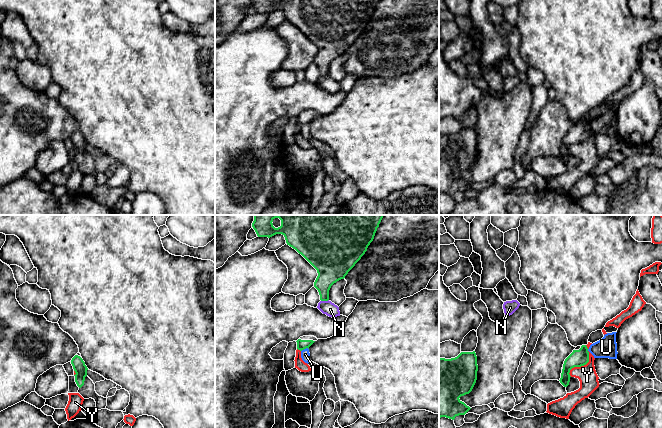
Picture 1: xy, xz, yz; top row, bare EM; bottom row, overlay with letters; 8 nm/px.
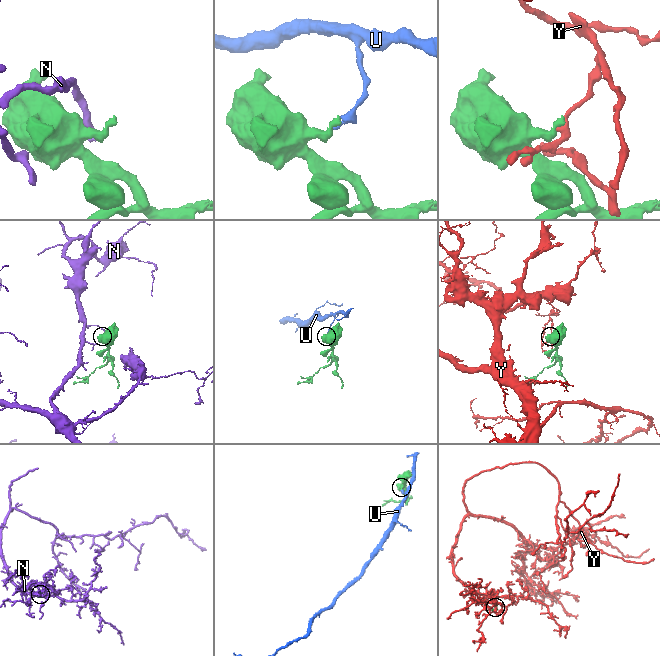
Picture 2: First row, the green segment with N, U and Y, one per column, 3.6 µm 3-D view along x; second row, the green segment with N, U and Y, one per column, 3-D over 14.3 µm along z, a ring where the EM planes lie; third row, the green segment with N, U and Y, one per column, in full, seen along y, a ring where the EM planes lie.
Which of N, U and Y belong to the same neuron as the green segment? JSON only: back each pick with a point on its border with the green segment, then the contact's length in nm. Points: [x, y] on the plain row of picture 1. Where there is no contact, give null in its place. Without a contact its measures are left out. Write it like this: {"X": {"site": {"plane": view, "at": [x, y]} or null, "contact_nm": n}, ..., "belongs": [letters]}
{"belongs": []}

